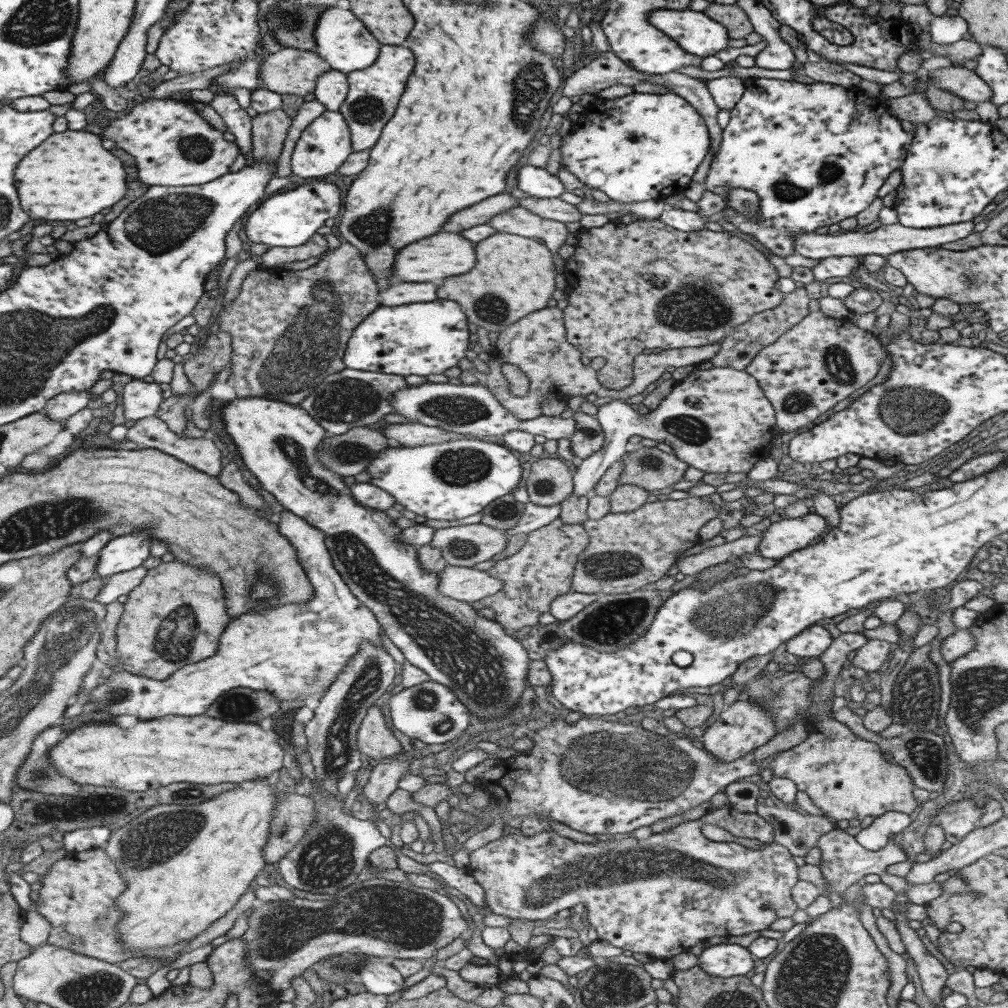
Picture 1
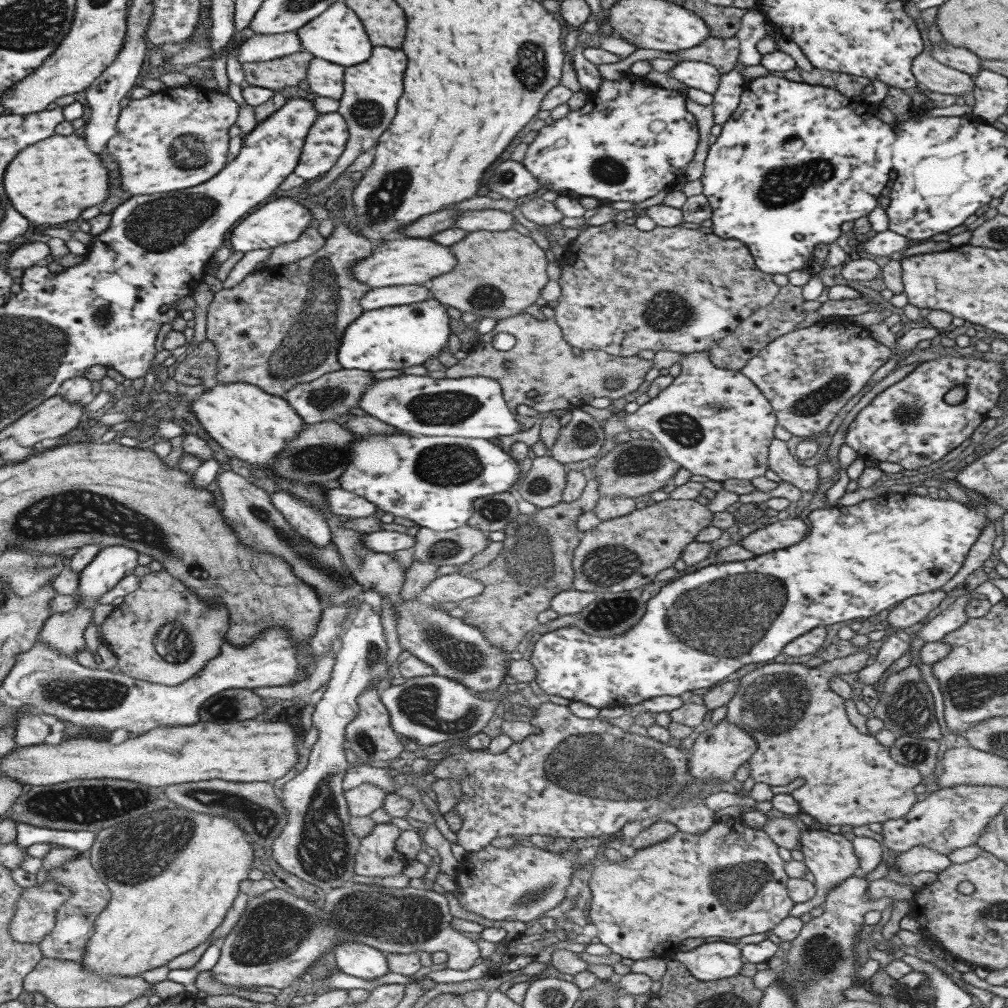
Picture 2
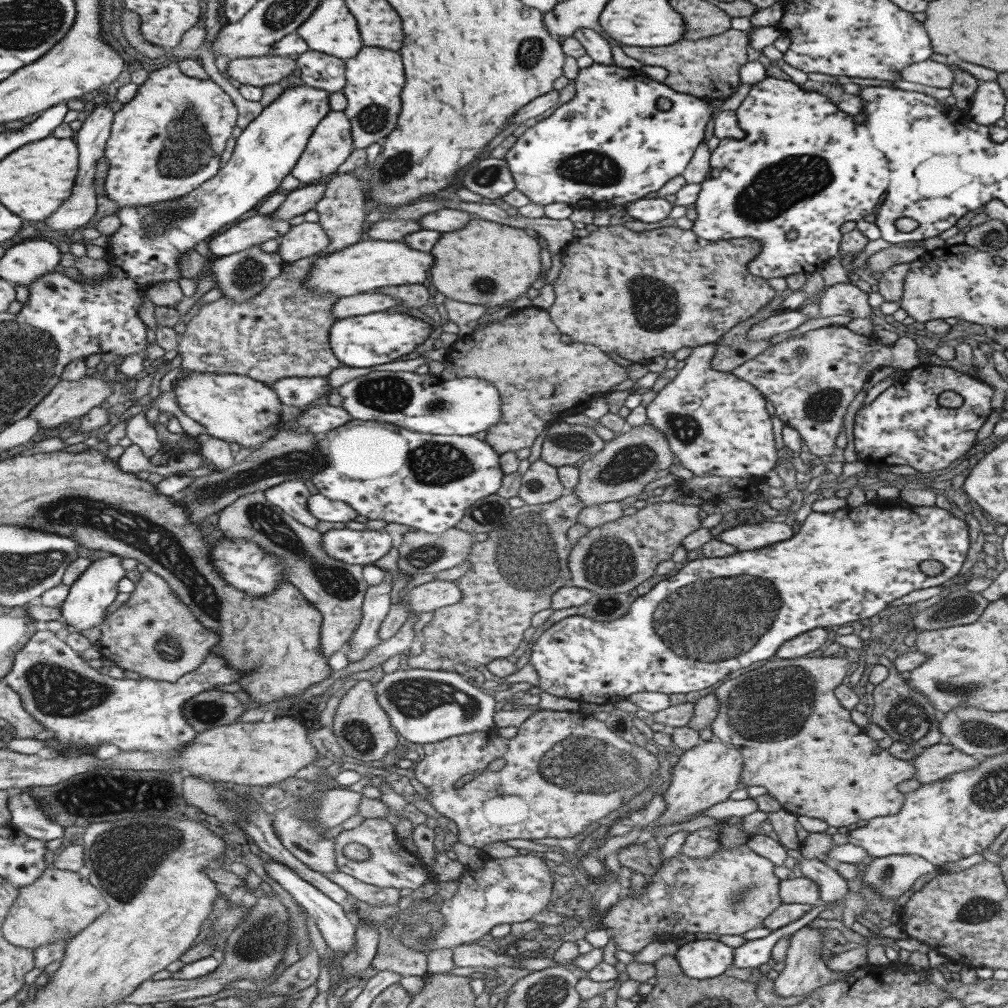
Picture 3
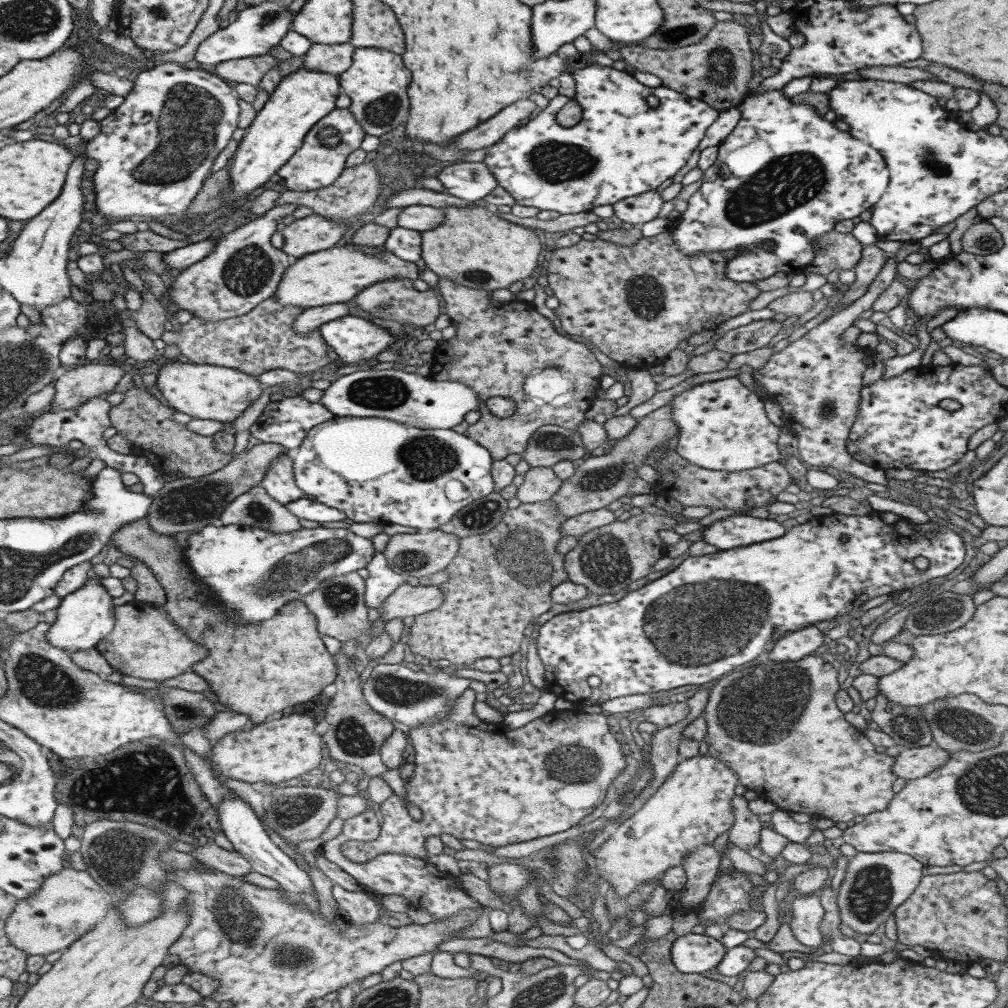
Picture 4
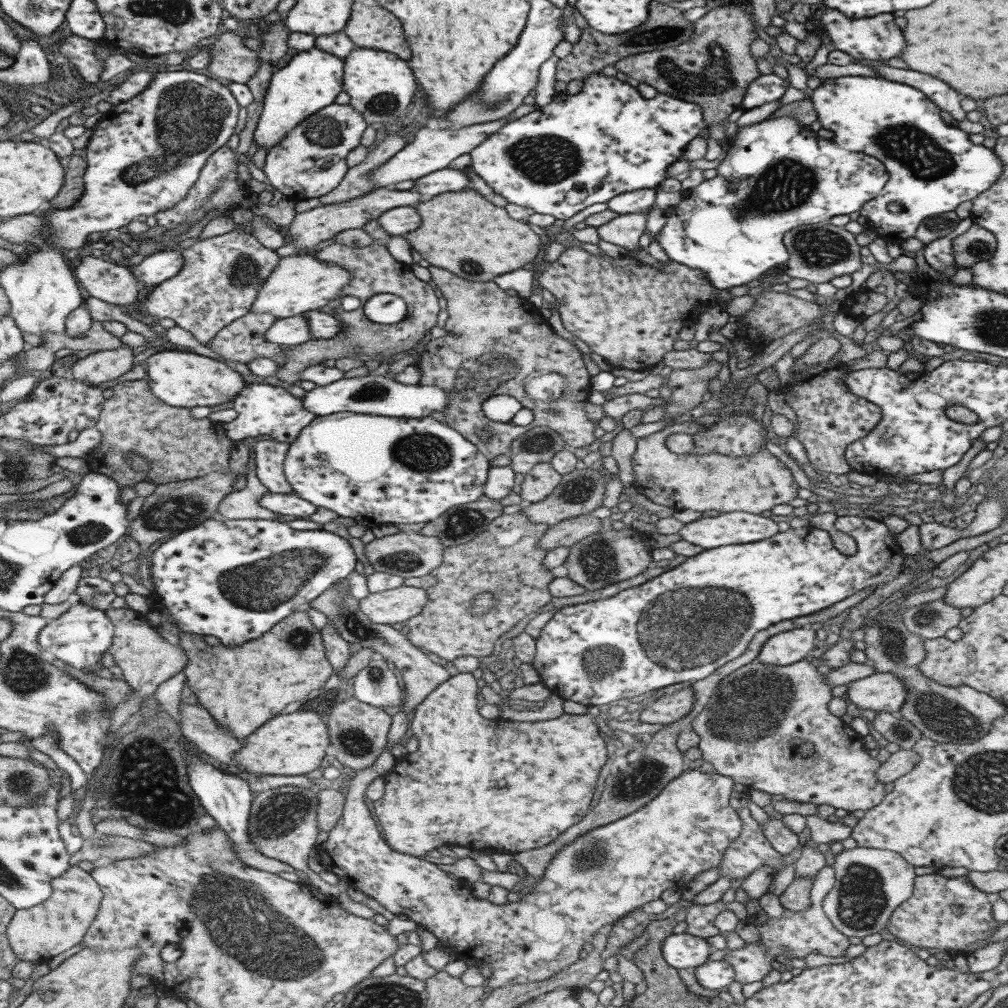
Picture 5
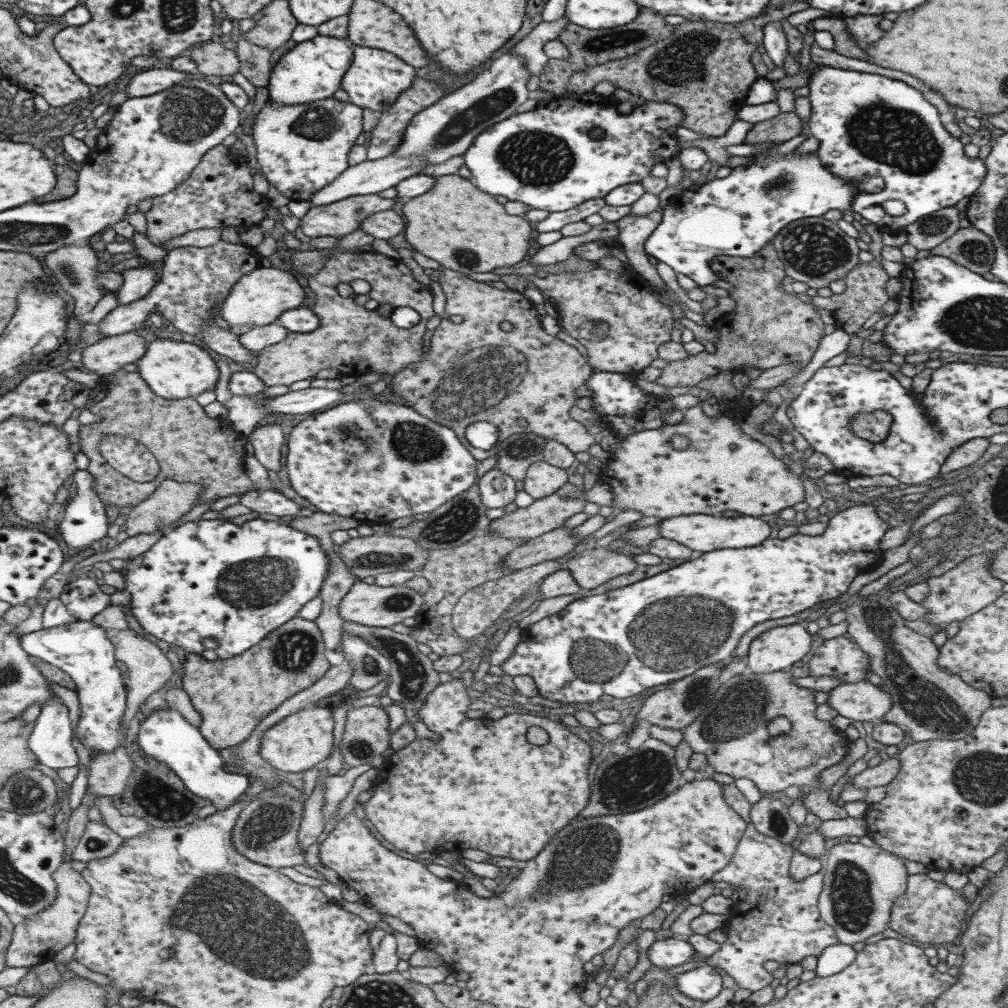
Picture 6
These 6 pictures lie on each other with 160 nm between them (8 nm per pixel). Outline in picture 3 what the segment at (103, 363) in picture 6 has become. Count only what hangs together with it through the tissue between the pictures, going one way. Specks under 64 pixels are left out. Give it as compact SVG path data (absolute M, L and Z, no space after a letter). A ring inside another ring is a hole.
M95 376L78 381L62 379L31 412L30 417L43 429L59 428L67 420L80 419L108 398L114 398L114 387L113 383Z

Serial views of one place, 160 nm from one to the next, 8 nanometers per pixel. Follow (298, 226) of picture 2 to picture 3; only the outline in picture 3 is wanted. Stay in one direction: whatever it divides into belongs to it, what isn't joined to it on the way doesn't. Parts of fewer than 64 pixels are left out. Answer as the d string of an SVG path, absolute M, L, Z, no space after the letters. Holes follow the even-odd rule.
M270 214L253 215L239 221L224 232L207 240L207 248L214 258L224 257L251 245L259 245L269 239L284 235L291 225L288 220L274 220Z

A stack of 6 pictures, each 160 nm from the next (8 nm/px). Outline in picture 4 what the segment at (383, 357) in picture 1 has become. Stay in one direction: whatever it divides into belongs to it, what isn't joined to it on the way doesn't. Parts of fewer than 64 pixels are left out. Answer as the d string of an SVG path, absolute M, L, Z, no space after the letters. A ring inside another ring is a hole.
M345 315L318 326L318 333L343 363L363 363L375 358L394 341L385 329L360 315Z

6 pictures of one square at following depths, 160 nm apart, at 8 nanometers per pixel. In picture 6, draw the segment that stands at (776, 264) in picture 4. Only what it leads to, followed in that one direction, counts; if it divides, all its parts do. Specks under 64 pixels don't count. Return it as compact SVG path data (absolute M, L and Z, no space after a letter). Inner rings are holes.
M759 152L745 166L731 168L725 178L682 189L670 197L660 223L643 241L642 251L677 274L691 278L697 286L709 286L720 279L710 269L713 257L753 257L792 220L821 217L829 209L849 209L857 191L880 194L883 187L879 176L852 182L827 173L819 163L817 152L803 157L793 152L786 155Z

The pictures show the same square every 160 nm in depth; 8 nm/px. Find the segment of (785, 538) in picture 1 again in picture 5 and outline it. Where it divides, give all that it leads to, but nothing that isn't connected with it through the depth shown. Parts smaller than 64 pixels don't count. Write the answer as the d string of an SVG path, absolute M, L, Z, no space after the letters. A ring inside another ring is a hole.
M719 513L714 518L699 518L685 524L677 534L685 542L709 550L719 546L755 543L778 534L769 518L747 513Z

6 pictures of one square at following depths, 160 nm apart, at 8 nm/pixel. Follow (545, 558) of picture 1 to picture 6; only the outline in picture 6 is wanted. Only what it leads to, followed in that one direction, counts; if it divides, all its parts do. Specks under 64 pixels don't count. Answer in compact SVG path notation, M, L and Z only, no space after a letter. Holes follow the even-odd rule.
M483 532L481 535L475 536L474 539L463 543L462 546L429 551L427 562L423 564L423 568L418 574L423 576L423 580L426 580L430 585L427 591L422 594L422 605L414 616L415 624L409 632L410 638L419 644L426 644L429 646L430 652L434 652L439 657L457 655L471 643L476 642L483 645L483 637L465 641L455 635L450 619L453 605L465 590L496 576L515 572L503 567L503 560L521 542L523 542L521 539L501 539L493 533Z

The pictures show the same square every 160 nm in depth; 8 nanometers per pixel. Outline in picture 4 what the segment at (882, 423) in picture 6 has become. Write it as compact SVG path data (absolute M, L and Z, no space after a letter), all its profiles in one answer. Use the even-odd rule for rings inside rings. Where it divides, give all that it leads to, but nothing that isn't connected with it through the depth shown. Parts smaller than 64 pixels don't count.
M885 253L886 261L877 276L868 284L867 290L853 304L825 318L805 334L789 342L781 351L773 353L759 369L753 369L752 377L766 390L768 398L781 406L783 424L797 439L797 452L803 462L813 468L831 466L848 472L866 482L886 485L884 472L856 461L846 451L846 440L854 423L860 403L861 374L865 368L864 358L871 356L871 349L847 344L840 338L846 328L861 312L868 310L875 298L891 284L897 265L891 253Z

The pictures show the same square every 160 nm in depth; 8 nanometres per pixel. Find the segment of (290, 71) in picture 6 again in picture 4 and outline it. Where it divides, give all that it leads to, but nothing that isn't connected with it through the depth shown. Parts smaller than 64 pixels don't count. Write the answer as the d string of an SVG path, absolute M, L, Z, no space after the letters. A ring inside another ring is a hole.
M299 67L299 70L295 70L295 72L293 72L293 74L289 74L289 76L285 76L285 78L282 78L282 79L281 79L281 80L280 80L280 82L279 82L279 84L278 84L278 86L277 86L277 88L275 88L275 90L273 90L273 93L271 93L271 94L270 94L270 95L269 95L269 96L268 96L268 99L267 99L267 100L266 100L266 101L265 101L265 102L264 102L264 105L263 105L263 106L262 106L262 107L261 107L261 110L260 110L260 111L259 111L259 112L257 112L257 113L256 113L256 114L255 114L255 116L254 116L254 119L253 119L253 120L252 120L252 121L251 121L251 124L250 124L250 125L249 125L249 126L248 126L248 127L247 127L247 128L246 128L246 133L245 133L245 134L244 134L244 135L243 135L243 136L242 136L242 139L241 139L241 140L240 140L240 141L239 141L239 143L238 143L238 144L237 144L237 146L236 146L236 150L235 150L235 152L234 152L234 154L233 154L233 161L232 161L232 163L231 163L231 164L229 164L229 165L227 165L227 168L228 168L228 173L229 173L229 176L230 176L230 190L228 190L228 192L226 192L226 196L224 196L224 202L223 202L223 204L220 204L220 206L218 206L218 208L219 208L219 207L221 207L221 205L224 205L224 204L229 204L229 202L231 202L231 200L233 200L233 202L235 202L235 198L245 198L245 196L247 196L247 194L249 194L249 192L253 192L253 191L255 191L255 190L256 190L256 188L259 188L259 187L261 187L261 186L263 186L263 184L265 184L265 182L268 182L268 181L269 181L269 177L270 177L270 176L271 176L271 175L272 175L272 174L275 174L275 173L276 173L276 170L277 170L277 169L278 169L278 168L279 168L279 167L280 167L280 166L281 166L281 165L282 165L282 164L283 164L283 163L284 163L284 162L285 162L285 161L287 161L287 160L289 160L289 158L291 158L291 156L293 156L293 154L295 154L295 152L297 152L297 148L299 148L299 146L301 146L301 142L303 142L303 137L304 137L304 136L305 136L305 133L306 133L306 132L307 132L307 131L308 131L308 130L309 130L309 128L311 128L311 126L313 126L313 124L315 124L315 123L316 123L316 122L317 122L317 121L318 121L318 120L319 120L319 119L320 119L320 118L323 118L323 116L325 116L325 115L326 115L326 114L327 114L327 113L328 113L328 112L331 112L331 110L333 110L333 109L334 109L334 108L335 108L335 105L334 105L334 104L335 104L335 101L336 101L336 98L337 98L337 95L338 95L338 94L339 94L339 93L340 93L340 92L341 92L341 89L340 89L340 86L339 86L339 84L338 84L338 78L335 78L335 76L331 76L331 74L323 74L323 72L309 72L309 70L305 70L305 67Z

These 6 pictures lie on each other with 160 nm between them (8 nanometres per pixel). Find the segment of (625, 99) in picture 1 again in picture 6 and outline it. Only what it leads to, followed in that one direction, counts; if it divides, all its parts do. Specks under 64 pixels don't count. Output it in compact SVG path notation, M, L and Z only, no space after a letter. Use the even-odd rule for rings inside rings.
M593 91L589 93L569 93L566 92L562 97L553 103L545 104L541 107L535 107L533 110L529 110L521 113L513 113L509 115L505 120L500 120L498 123L492 124L489 128L482 130L474 140L470 143L467 151L463 153L463 164L469 169L471 176L468 178L471 184L475 185L481 192L487 193L493 196L505 196L507 200L519 201L526 204L531 209L541 209L549 212L563 212L563 210L569 210L577 204L581 204L584 200L589 198L603 198L607 192L621 186L622 184L638 183L642 178L645 178L651 172L653 164L661 164L667 160L674 158L680 153L679 140L673 135L667 135L664 129L667 130L669 126L679 127L683 113L678 106L669 103L661 103L657 101L647 101L643 103L635 104L632 111L628 114L621 115L617 113L615 105L611 104L605 106L603 104L603 96L595 94ZM591 128L600 128L603 130L603 137L601 139L592 139L587 134Z

